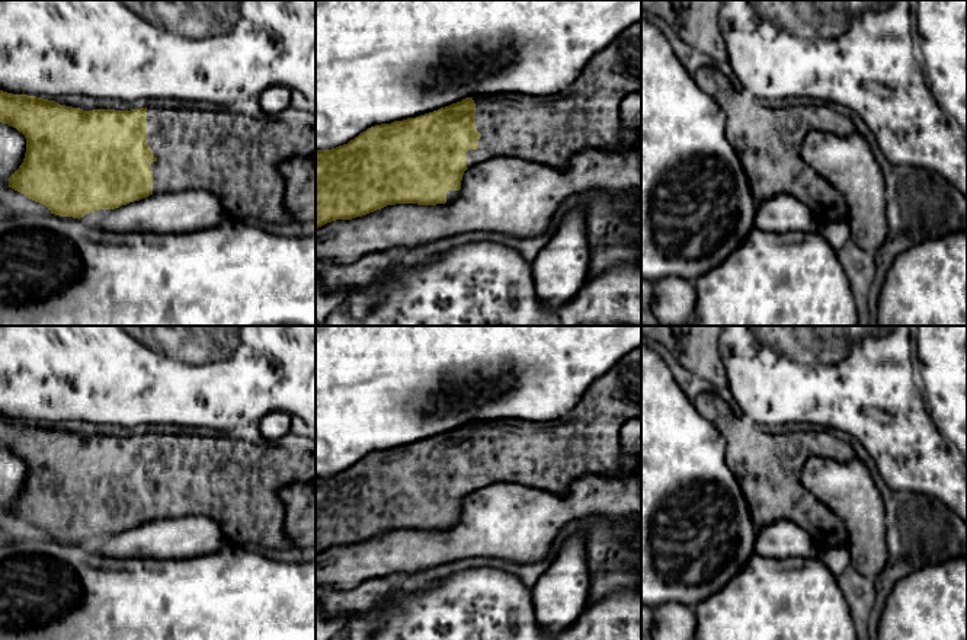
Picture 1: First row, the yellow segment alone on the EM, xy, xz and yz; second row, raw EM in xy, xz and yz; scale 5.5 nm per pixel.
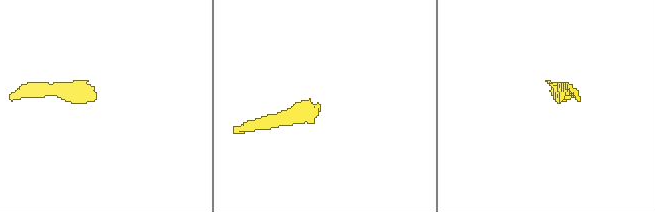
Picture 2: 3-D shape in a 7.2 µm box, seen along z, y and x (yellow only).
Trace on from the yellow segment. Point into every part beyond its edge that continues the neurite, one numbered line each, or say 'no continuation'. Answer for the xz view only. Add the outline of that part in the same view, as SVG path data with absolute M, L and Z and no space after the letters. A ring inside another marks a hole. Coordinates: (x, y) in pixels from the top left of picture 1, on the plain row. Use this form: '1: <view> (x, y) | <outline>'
1: xz (548, 456) | M641 346L596 378L571 412L563 417L473 422L476 452L481 463L478 474L467 477L467 493L491 484L510 483L563 495L573 481L586 476L624 477L634 468L635 460L622 451L621 429L637 417L641 417Z

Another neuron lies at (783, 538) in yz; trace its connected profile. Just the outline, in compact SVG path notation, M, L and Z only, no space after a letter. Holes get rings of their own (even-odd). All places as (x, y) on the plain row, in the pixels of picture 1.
M778 519L766 527L758 528L755 553L771 559L817 557L819 548L810 535L788 519Z

